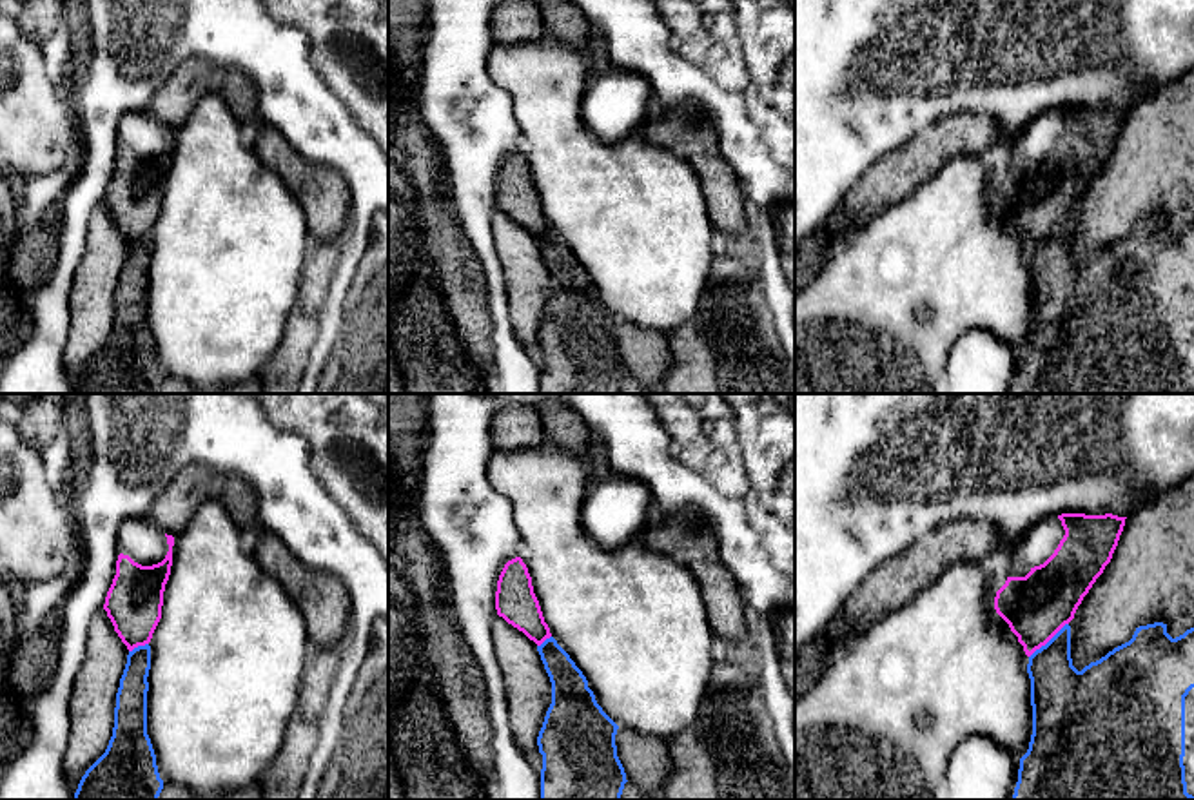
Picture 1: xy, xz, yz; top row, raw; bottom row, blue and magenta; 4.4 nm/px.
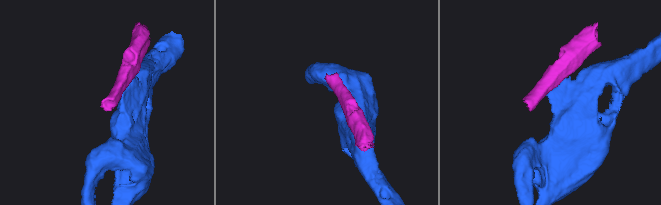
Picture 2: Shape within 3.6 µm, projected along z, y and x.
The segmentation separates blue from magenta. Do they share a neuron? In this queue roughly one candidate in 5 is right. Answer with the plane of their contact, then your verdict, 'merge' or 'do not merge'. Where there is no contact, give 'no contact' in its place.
yz | do not merge

